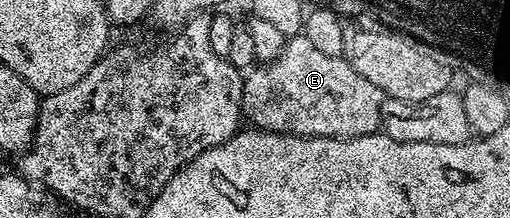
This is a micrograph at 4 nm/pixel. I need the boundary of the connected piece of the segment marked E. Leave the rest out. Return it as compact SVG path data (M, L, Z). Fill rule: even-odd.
M301 32L288 37L283 43L282 52L275 57L272 62L265 62L256 65L244 77L243 80L243 105L242 113L245 115L252 127L260 130L272 130L278 134L301 134L305 138L356 138L357 136L365 136L366 134L376 133L383 125L383 99L384 95L381 88L377 88L377 84L365 80L365 76L361 76L361 72L357 72L357 68L353 68L348 64L346 58L338 58L337 56L328 56L325 52L320 52L315 45L310 42Z

